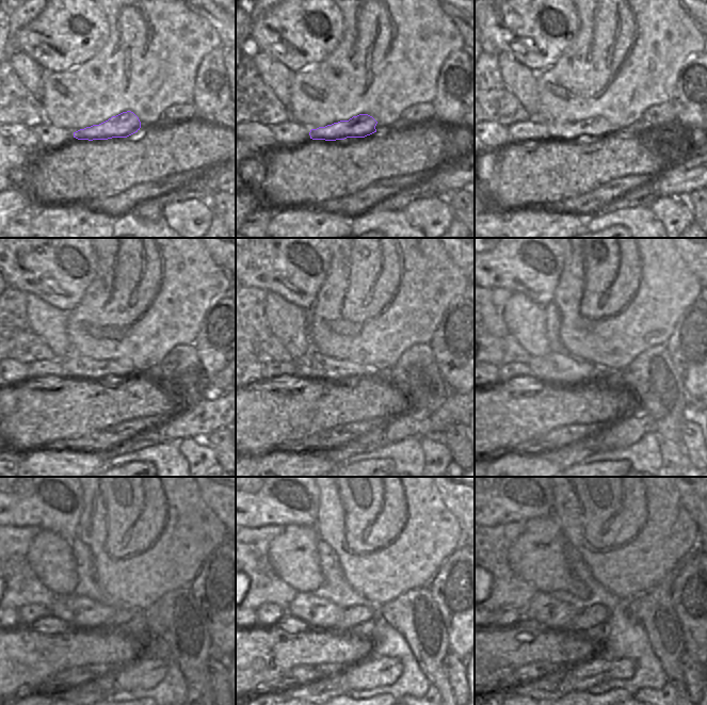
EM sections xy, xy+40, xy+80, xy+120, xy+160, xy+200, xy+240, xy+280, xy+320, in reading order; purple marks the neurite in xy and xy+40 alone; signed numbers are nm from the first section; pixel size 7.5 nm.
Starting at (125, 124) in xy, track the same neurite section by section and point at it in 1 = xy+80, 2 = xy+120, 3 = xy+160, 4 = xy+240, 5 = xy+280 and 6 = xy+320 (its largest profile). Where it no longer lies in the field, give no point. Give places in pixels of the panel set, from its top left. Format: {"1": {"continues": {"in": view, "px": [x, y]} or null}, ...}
{"1": {"continues": {"in": "xy+80", "px": [597, 127]}}, "2": {"continues": {"in": "xy+120", "px": [76, 366]}}, "3": {"continues": {"in": "xy+160", "px": [314, 366]}}, "4": {"continues": {"in": "xy+240", "px": [75, 611]}}, "5": {"continues": {"in": "xy+280", "px": [307, 610]}}, "6": {"continues": {"in": "xy+320", "px": [544, 610]}}}

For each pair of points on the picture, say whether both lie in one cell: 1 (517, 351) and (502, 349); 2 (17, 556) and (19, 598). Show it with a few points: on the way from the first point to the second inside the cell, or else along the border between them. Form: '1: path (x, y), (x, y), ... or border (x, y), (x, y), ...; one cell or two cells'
1: path (514, 351), (505, 349); one cell
2: path (17, 566), (19, 588); one cell

